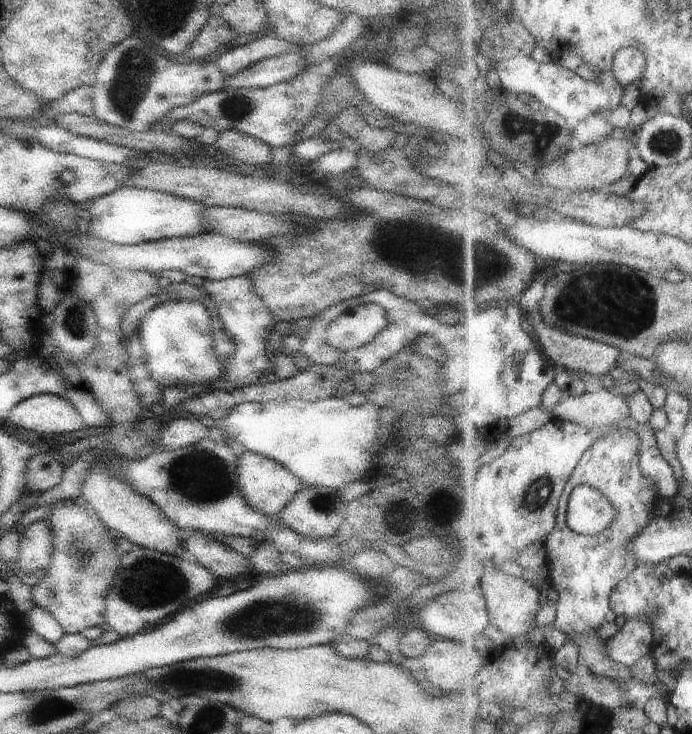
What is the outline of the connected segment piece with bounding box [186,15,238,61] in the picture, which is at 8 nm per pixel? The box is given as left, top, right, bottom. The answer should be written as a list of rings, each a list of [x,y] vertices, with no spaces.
[[[212,15],[186,54],[193,60],[205,61],[210,54],[232,42],[236,36],[238,34],[230,30],[222,16]]]

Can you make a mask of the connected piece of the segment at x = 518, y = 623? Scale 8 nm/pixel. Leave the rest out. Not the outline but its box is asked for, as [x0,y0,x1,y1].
[473,562,542,636]

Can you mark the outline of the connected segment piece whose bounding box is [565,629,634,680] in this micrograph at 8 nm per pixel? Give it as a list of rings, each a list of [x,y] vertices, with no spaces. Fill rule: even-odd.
[[[597,630],[584,634],[568,634],[566,645],[573,642],[579,648],[580,668],[595,673],[597,676],[610,676],[618,680],[633,678],[633,668],[617,662],[608,654],[608,639],[598,635]]]

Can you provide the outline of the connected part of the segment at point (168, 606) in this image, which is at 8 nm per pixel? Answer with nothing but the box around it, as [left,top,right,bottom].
[104,546,219,638]

